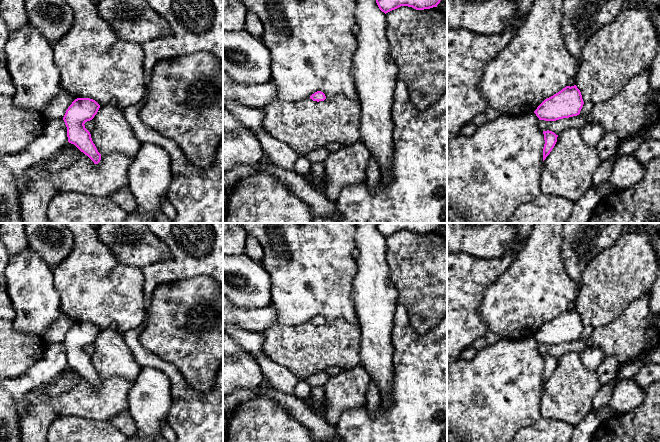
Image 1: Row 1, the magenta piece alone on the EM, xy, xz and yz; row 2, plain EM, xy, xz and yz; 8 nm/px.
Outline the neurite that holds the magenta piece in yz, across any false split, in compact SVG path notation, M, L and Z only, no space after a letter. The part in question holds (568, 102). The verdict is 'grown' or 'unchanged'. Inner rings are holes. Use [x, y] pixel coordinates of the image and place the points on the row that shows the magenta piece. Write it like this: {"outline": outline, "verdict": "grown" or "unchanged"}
{"outline": "M566 86L545 99L534 113L539 120L556 121L579 115L583 104L581 92L577 86Z", "verdict": "unchanged"}

